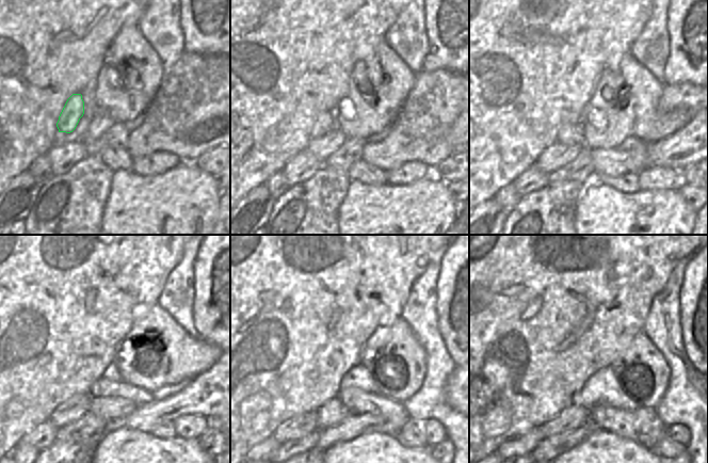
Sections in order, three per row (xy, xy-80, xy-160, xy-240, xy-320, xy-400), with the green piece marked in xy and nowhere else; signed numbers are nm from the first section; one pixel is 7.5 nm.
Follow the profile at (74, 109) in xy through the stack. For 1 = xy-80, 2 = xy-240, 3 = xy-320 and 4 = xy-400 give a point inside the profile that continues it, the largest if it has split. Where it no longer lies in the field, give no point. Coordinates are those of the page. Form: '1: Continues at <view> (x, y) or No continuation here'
1: Continues at xy-80 (325, 122)
2: Continues at xy-240 (103, 387)
3: Continues at xy-320 (358, 401)
4: Continues at xy-400 (643, 426)

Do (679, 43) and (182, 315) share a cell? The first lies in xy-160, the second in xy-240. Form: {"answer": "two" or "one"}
{"answer": "two"}

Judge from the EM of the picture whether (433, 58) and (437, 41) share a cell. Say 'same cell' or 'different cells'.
same cell

